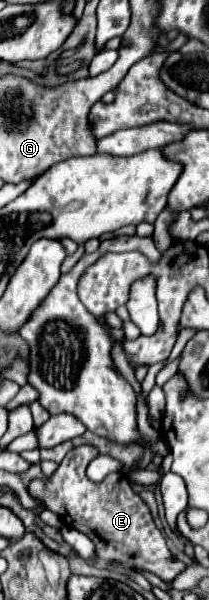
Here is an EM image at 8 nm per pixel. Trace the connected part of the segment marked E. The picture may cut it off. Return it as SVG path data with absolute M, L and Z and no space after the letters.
M74 447L60 463L56 475L52 475L48 481L30 483L30 495L42 499L50 511L60 515L64 521L70 521L74 529L82 531L94 541L98 555L96 567L104 569L110 561L118 561L122 563L122 567L138 571L144 569L158 575L164 581L172 581L182 569L186 569L186 565L170 555L160 529L152 521L148 505L140 499L138 493L134 493L128 477L122 473L106 477L102 483L90 481L86 477L86 467L92 461L92 457L98 457L96 447Z

